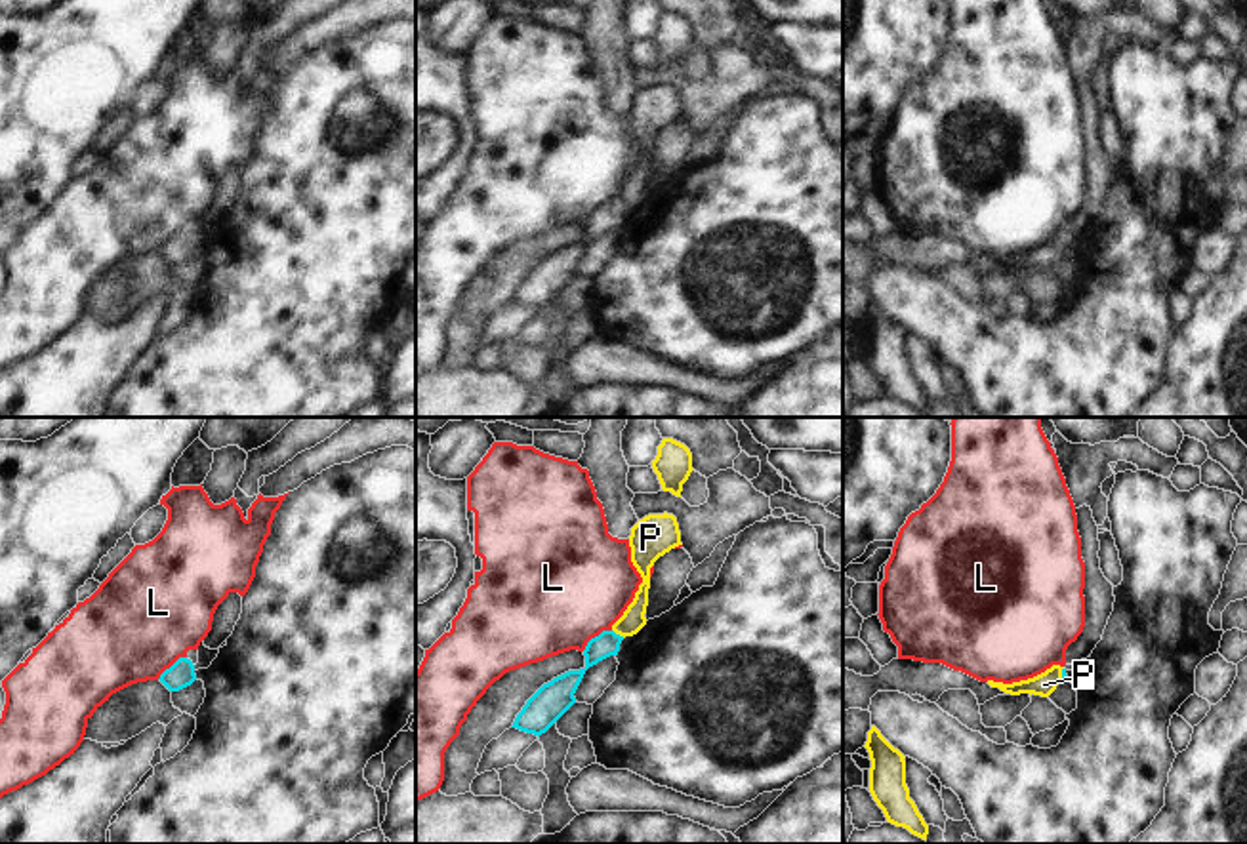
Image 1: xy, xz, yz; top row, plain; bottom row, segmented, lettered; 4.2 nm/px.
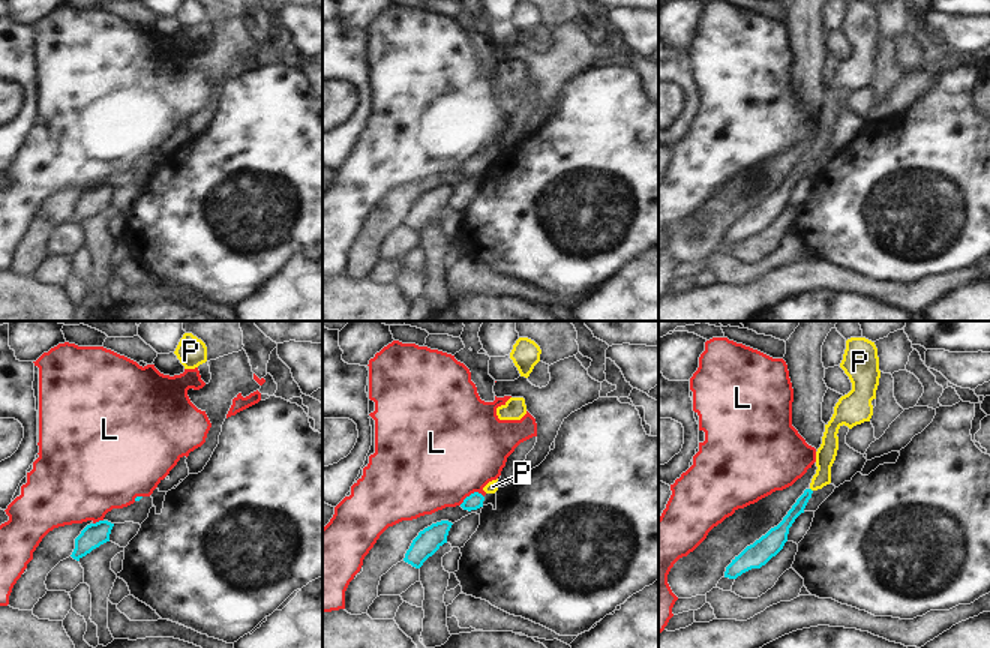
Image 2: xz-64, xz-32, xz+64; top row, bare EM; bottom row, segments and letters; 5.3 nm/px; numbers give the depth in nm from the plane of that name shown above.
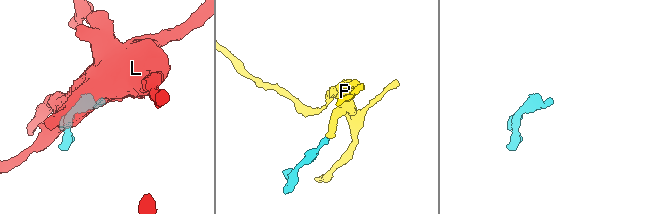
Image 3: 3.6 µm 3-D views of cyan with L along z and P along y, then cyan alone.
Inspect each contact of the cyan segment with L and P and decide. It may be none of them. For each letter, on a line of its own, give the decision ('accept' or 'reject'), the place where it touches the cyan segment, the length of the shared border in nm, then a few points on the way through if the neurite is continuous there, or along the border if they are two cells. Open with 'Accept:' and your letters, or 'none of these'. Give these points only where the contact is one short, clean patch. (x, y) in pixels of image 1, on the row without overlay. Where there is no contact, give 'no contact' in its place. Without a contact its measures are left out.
Accept: P
L: reject; meets cyan in xz at (595, 210); contact 160 nm long; border along xz (611, 202), (595, 208), (582, 223)
P: accept; meets cyan in xz at (618, 208); contact 70 nm long; runs through xz (607, 216), (618, 208), (632, 195)

